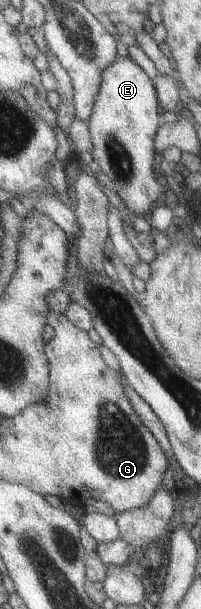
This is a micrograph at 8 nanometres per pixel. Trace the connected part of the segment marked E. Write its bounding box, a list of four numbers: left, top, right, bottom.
[87,56,164,227]

